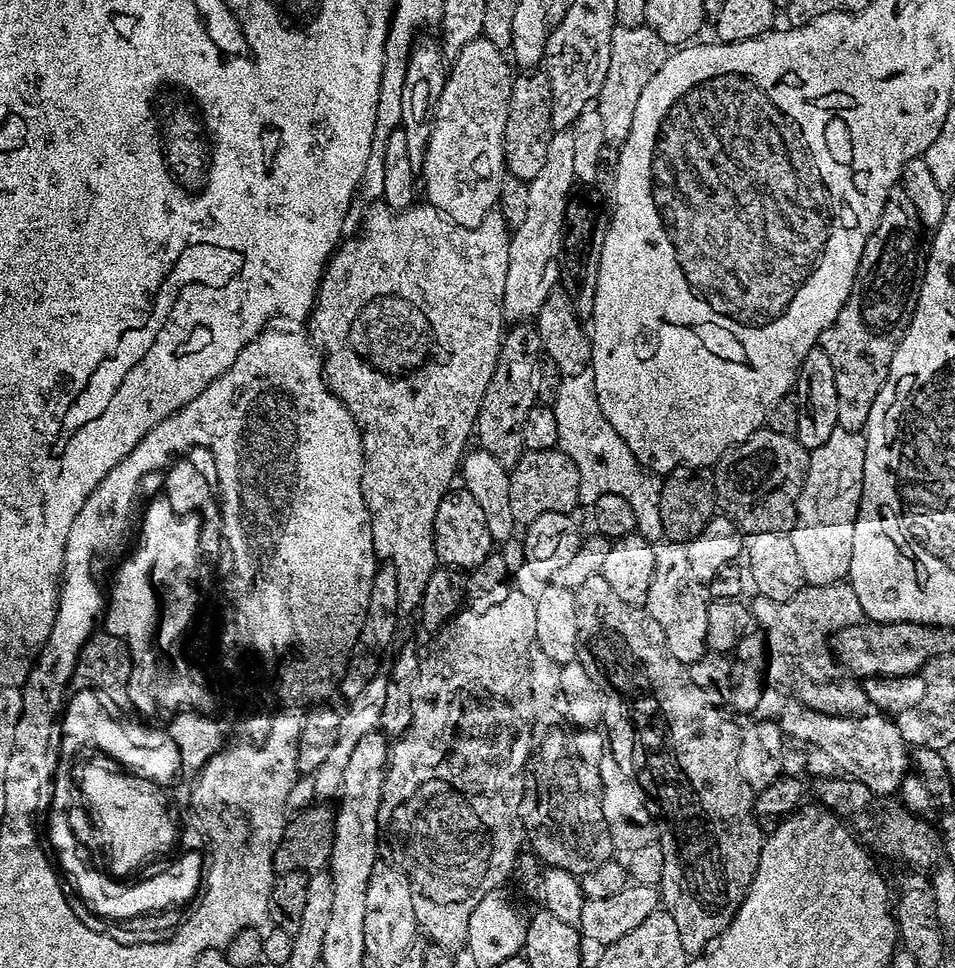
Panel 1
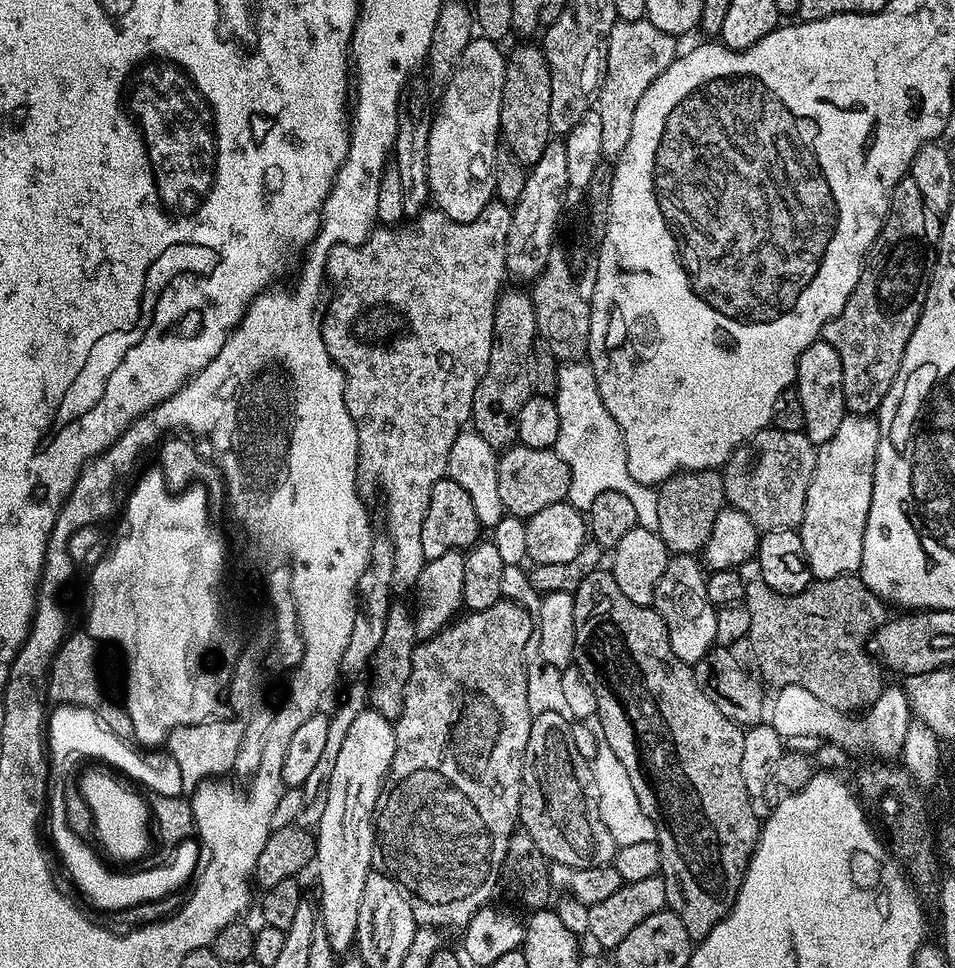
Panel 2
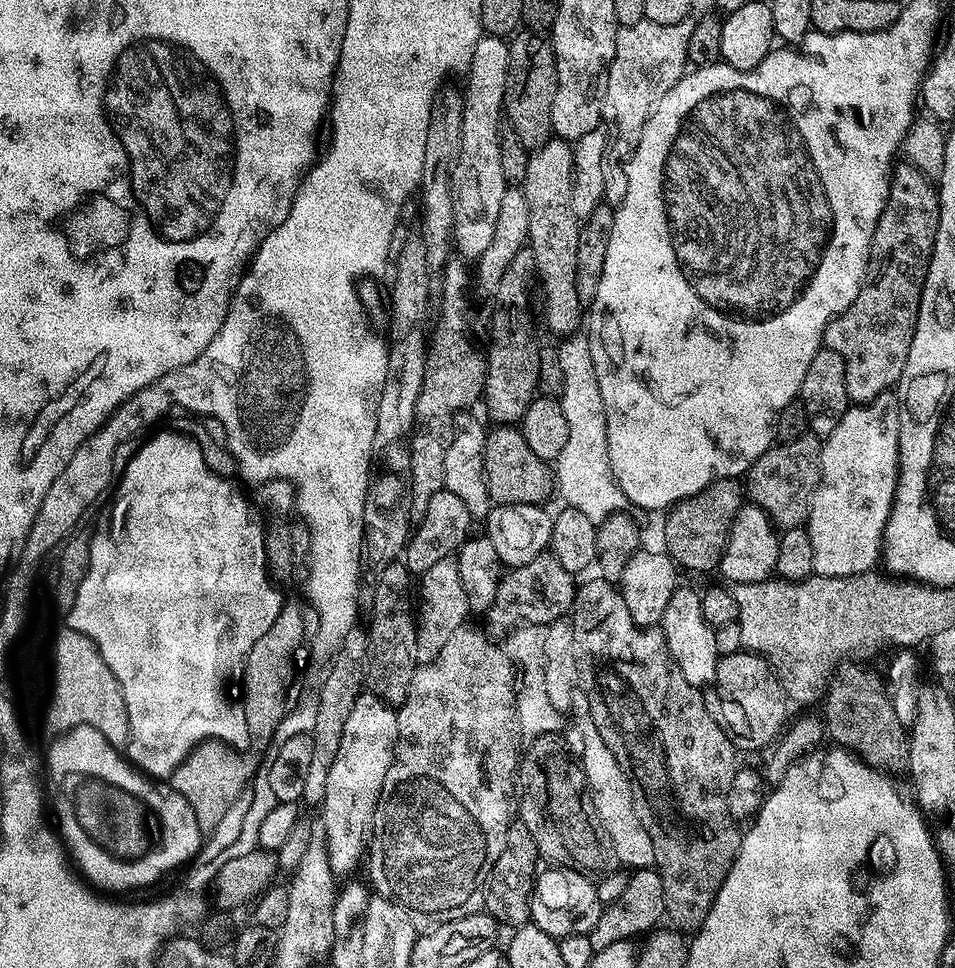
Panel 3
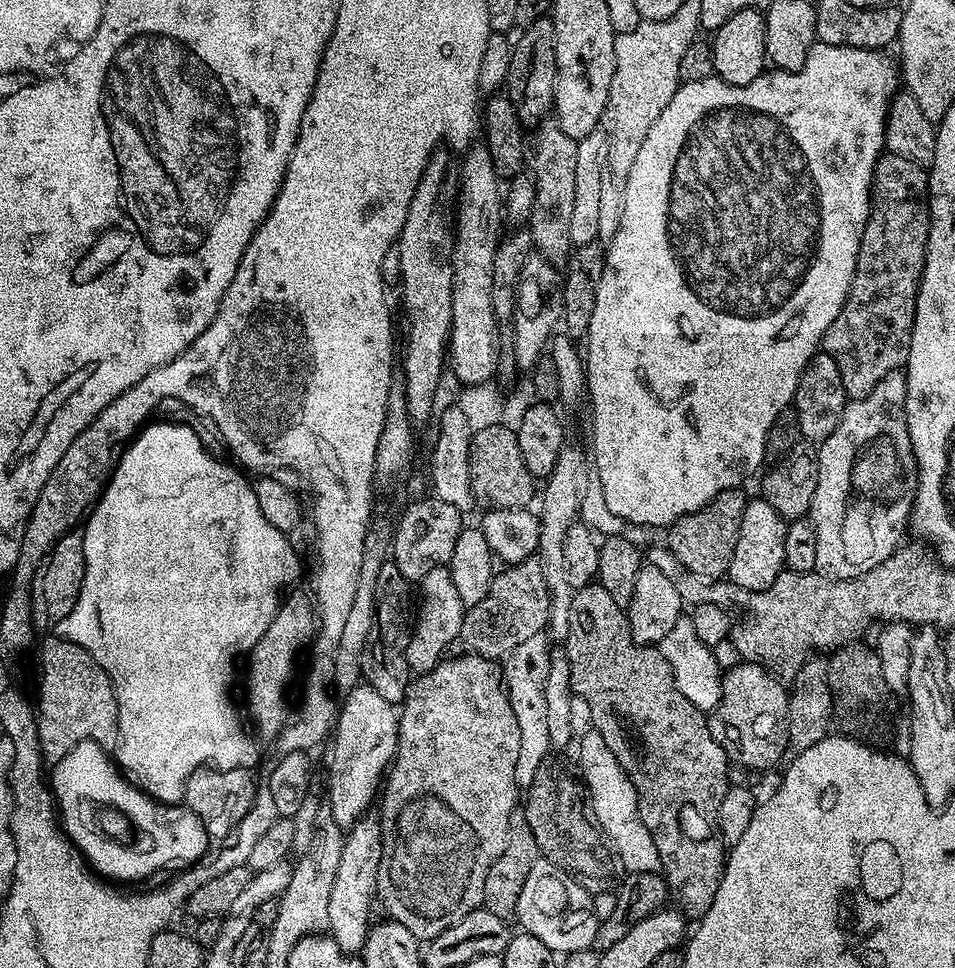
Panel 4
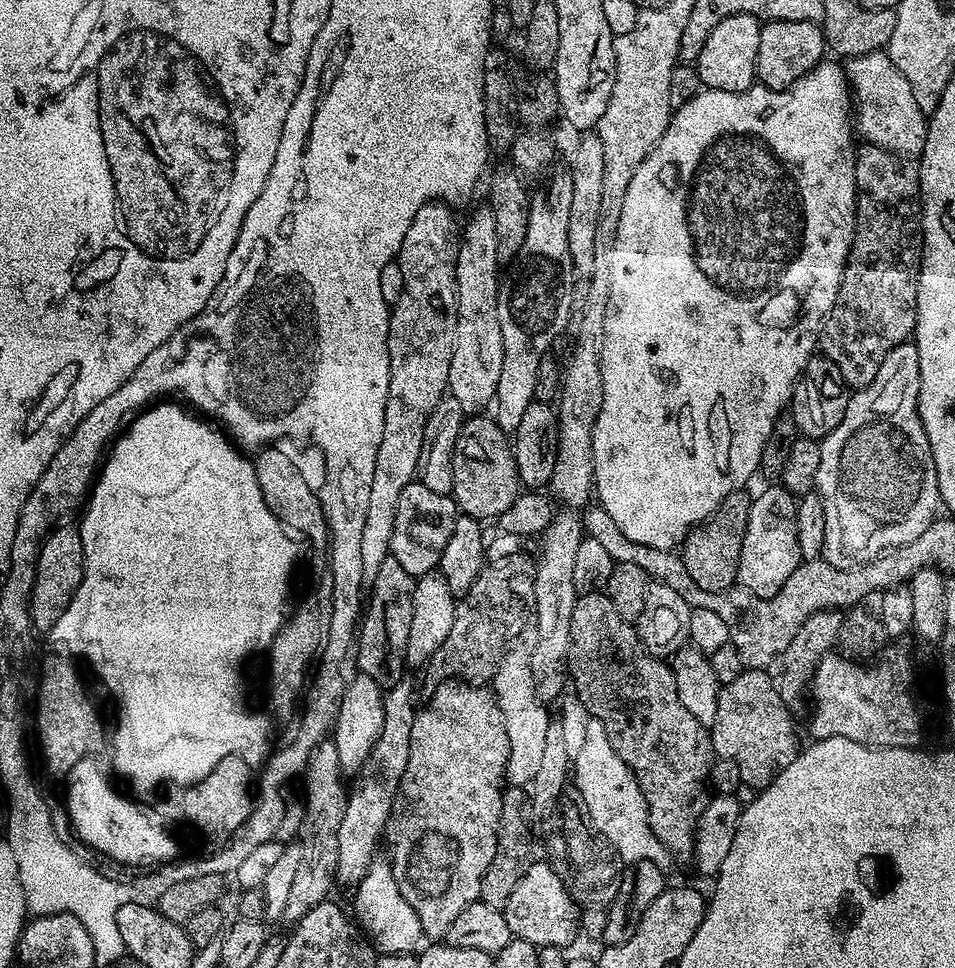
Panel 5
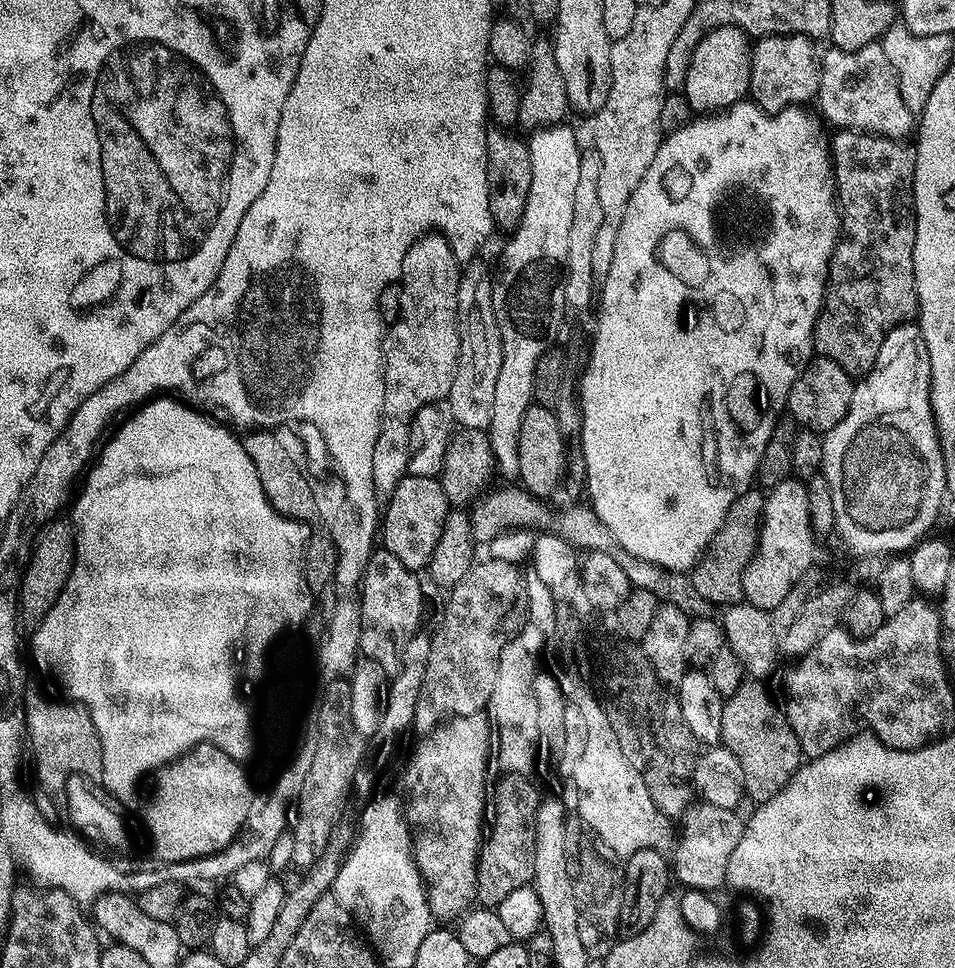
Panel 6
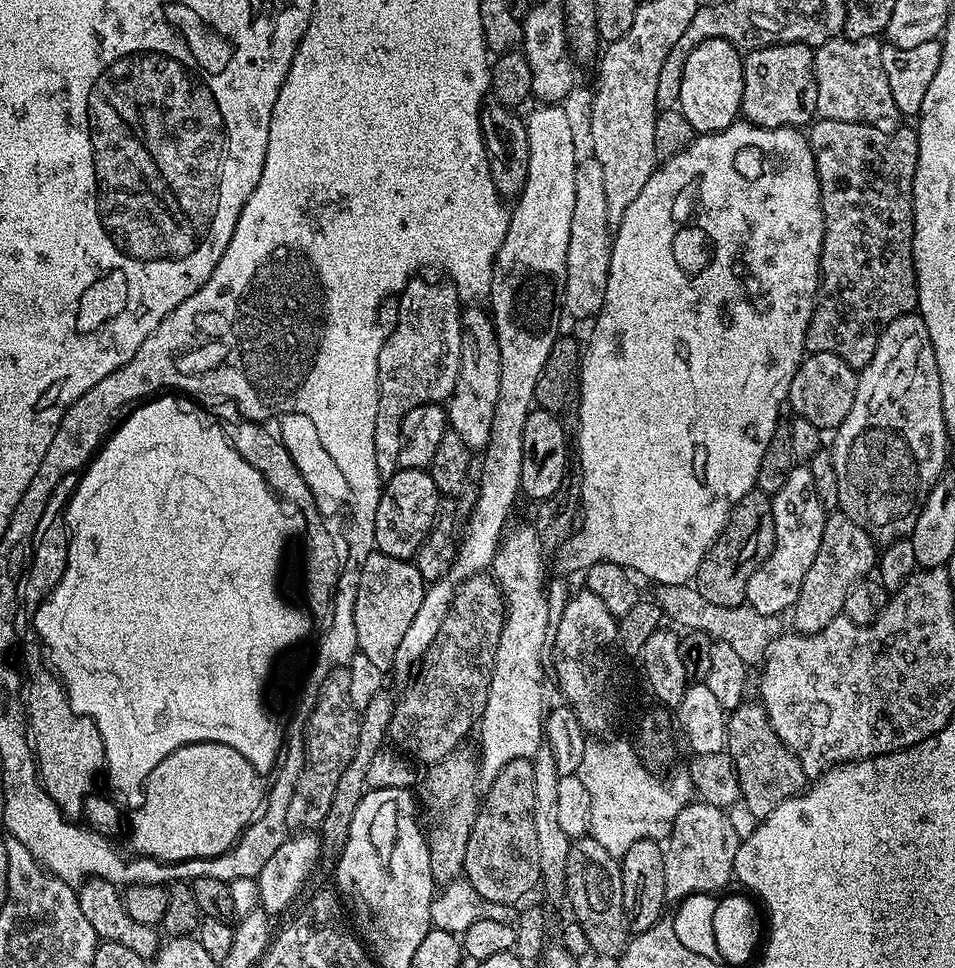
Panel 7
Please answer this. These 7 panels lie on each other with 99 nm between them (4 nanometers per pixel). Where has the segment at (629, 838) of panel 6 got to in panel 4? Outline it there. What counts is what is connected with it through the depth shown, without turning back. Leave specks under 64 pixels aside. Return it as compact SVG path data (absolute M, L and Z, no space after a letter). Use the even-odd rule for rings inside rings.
M589 730L584 734L588 738L588 744L578 744L578 754L580 754L580 768L584 771L582 780L586 785L588 798L592 802L596 823L610 837L625 873L660 872L662 858L658 854L658 846L654 846L654 838L650 838L650 830L646 830L646 822L642 822L634 782L621 766L619 755L612 745L606 742L603 731Z

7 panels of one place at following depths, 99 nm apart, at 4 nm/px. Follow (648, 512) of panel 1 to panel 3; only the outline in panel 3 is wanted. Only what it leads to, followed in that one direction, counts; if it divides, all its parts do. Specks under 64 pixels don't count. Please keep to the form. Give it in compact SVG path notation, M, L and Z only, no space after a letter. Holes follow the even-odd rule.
M576 334L561 344L564 345L559 345L556 353L558 366L562 366L564 375L564 393L558 399L562 414L566 414L566 426L570 426L570 438L566 438L566 447L554 461L554 484L567 507L577 508L582 510L582 514L596 518L612 512L614 506L623 505L625 499L614 486L612 466L608 461L606 414L602 390L598 390L598 378L594 374L594 358L590 354L588 337Z

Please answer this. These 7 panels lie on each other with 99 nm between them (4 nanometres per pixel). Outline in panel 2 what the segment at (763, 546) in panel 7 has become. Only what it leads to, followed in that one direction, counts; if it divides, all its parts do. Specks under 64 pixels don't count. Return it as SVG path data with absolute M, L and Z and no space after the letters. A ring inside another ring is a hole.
M719 471L682 472L665 480L658 492L658 535L665 549L678 556L703 553L714 522L725 507L724 477Z

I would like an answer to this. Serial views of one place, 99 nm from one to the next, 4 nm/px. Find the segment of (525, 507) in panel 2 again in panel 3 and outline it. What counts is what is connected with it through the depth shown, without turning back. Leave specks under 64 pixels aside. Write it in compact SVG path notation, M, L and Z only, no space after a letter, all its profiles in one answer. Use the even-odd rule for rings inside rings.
M496 426L485 435L484 477L493 505L543 505L544 499L554 492L553 469L542 458L538 458L530 446L526 446L524 433L516 426Z

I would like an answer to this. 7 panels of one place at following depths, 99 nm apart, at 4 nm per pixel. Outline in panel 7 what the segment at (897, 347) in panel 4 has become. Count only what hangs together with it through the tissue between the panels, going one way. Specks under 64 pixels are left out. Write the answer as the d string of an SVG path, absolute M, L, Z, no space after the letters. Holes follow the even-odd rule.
M817 119L807 129L808 143L812 146L812 153L816 159L816 177L820 183L820 205L824 215L824 241L820 251L820 286L816 289L816 308L806 330L804 347L809 353L825 352L838 354L842 362L846 362L857 370L865 368L874 358L874 350L878 346L884 328L894 322L899 316L906 316L917 311L918 290L916 289L916 263L912 257L912 239L914 238L914 214L912 213L912 183L918 166L918 132L915 127L896 128L887 132L887 127L875 124L858 123L852 121L834 121Z

